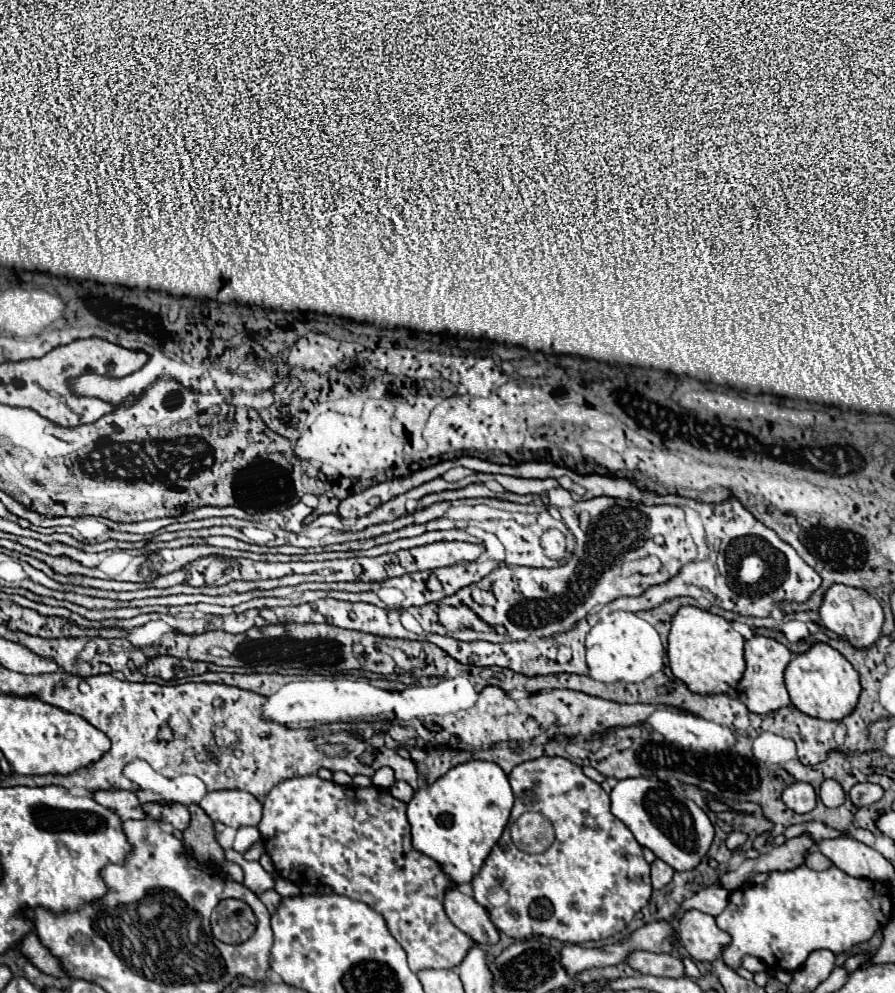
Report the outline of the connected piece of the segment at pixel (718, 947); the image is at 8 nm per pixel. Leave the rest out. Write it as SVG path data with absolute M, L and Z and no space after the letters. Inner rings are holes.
M690 909L680 917L680 945L686 947L694 961L714 961L722 955L730 935L718 929L716 919L698 909Z

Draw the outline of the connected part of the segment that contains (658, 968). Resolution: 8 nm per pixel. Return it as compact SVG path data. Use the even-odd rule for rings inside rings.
M632 951L626 957L626 963L640 971L642 975L654 975L654 977L684 977L684 965L676 955L660 955L660 953L648 953L648 951Z

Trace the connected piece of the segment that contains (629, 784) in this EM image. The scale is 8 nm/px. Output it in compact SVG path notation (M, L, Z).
M646 777L620 779L610 791L610 811L632 831L640 845L652 849L674 871L694 869L706 857L714 839L714 827L708 815L676 783L668 785Z

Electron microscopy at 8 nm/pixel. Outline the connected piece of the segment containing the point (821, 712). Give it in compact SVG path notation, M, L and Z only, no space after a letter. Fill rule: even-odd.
M814 643L806 653L794 655L784 671L784 683L792 697L792 705L802 713L818 719L840 721L850 715L860 697L858 673L850 661L826 643Z

